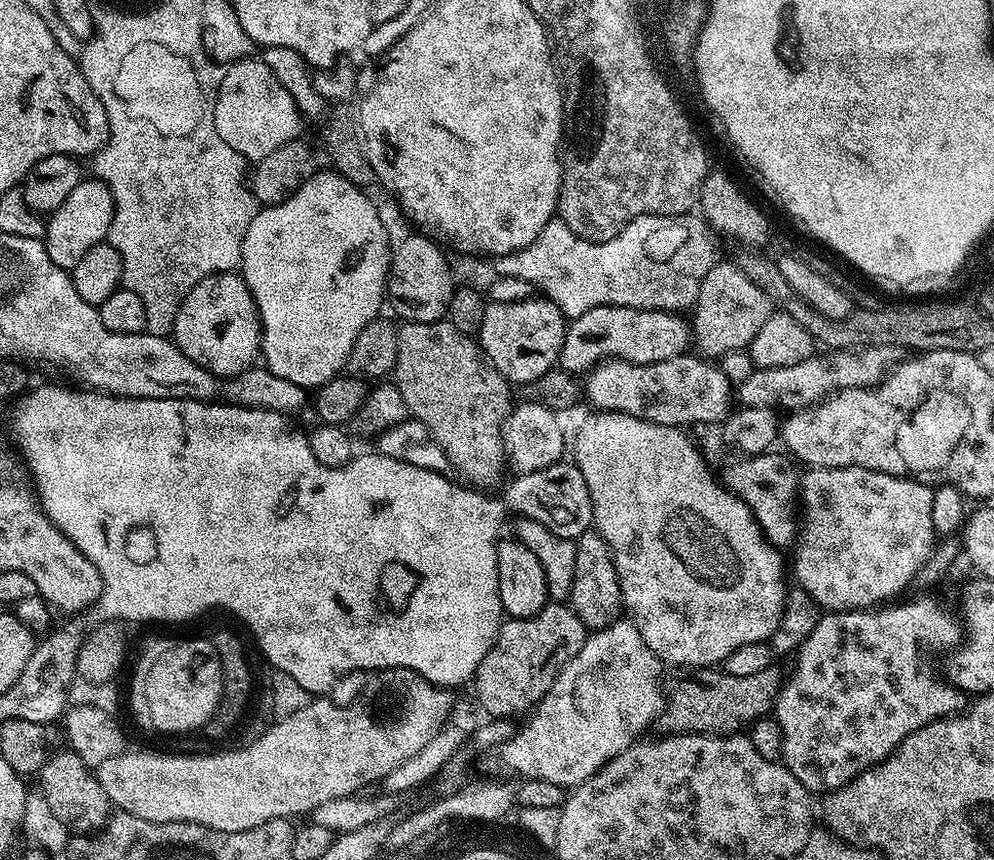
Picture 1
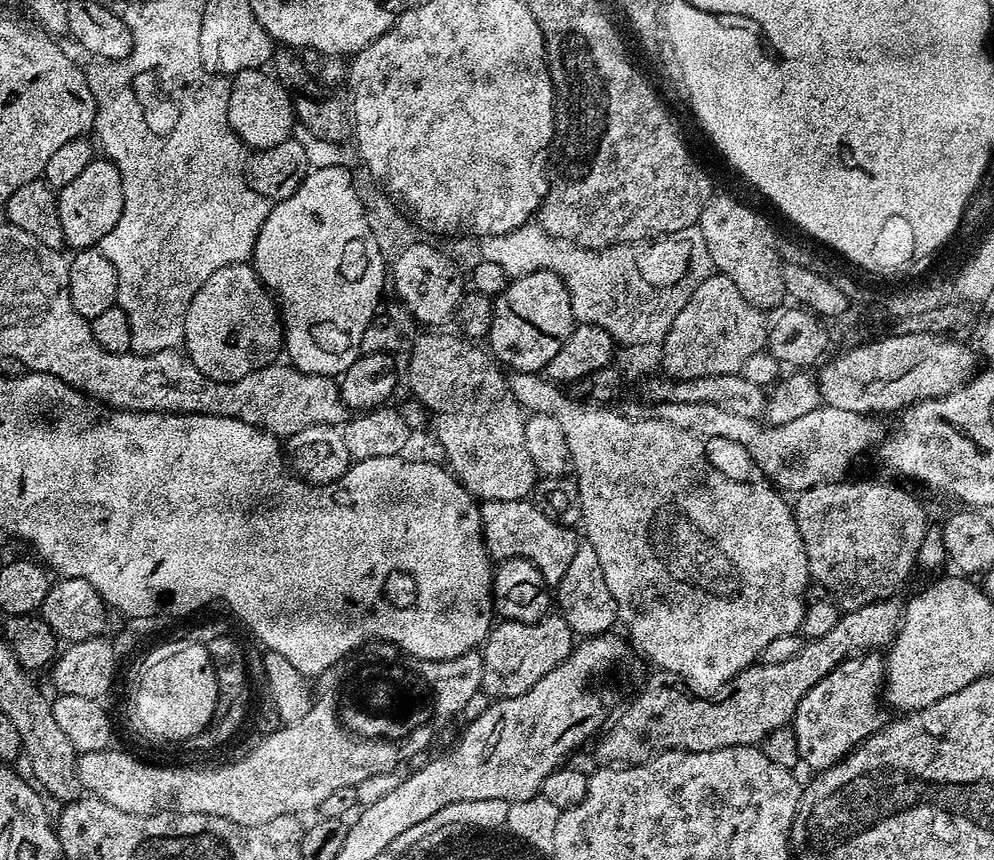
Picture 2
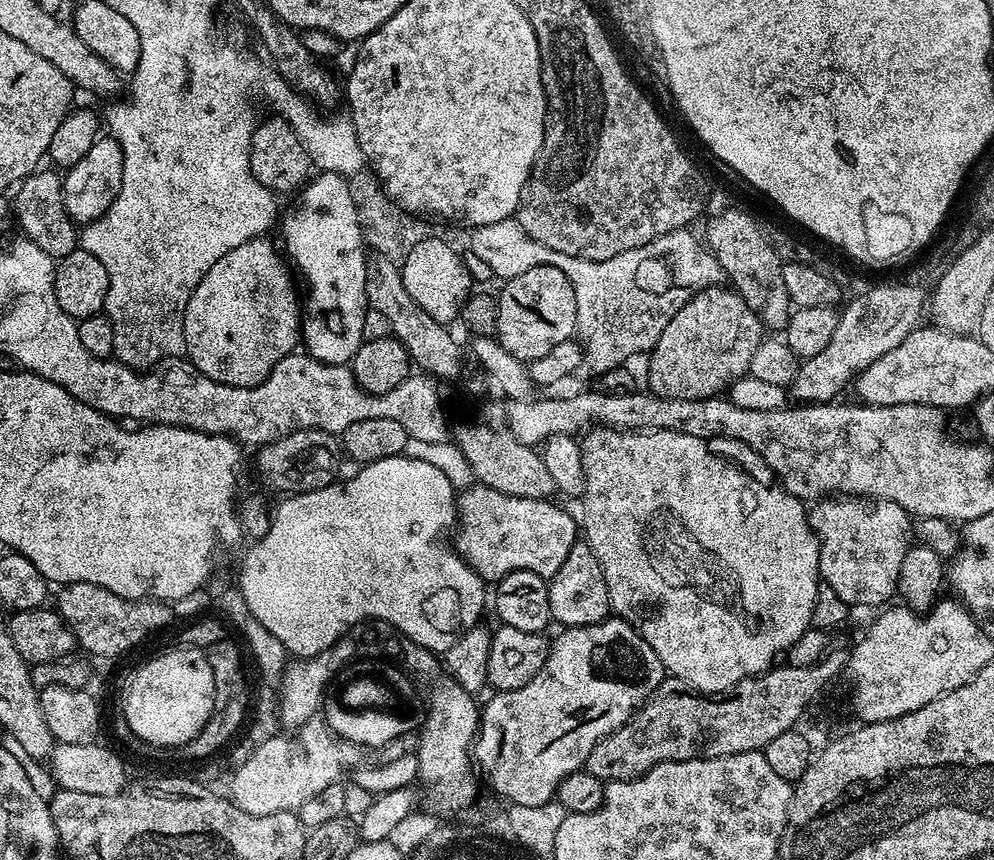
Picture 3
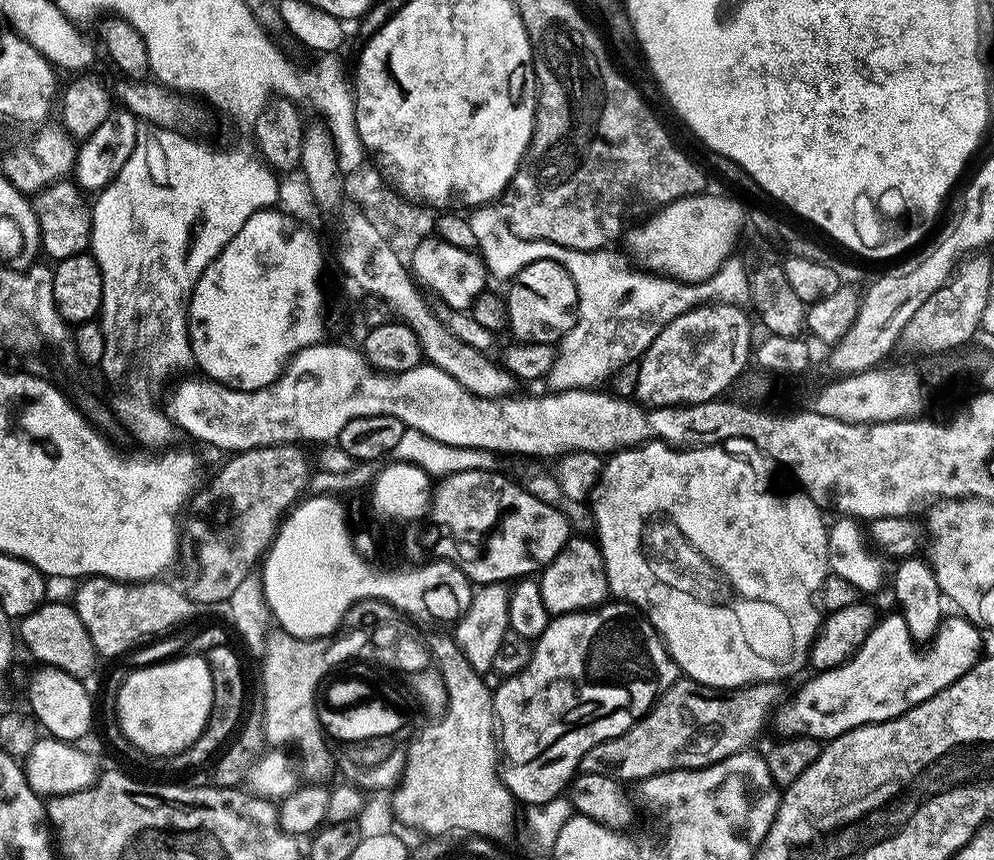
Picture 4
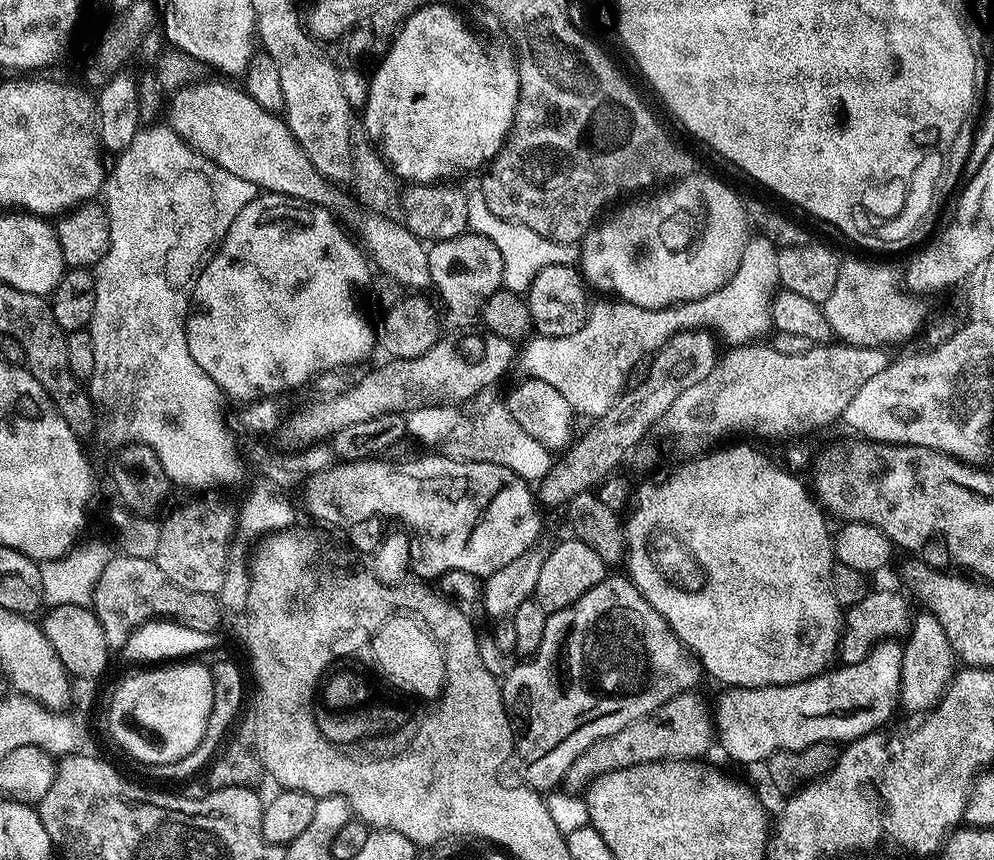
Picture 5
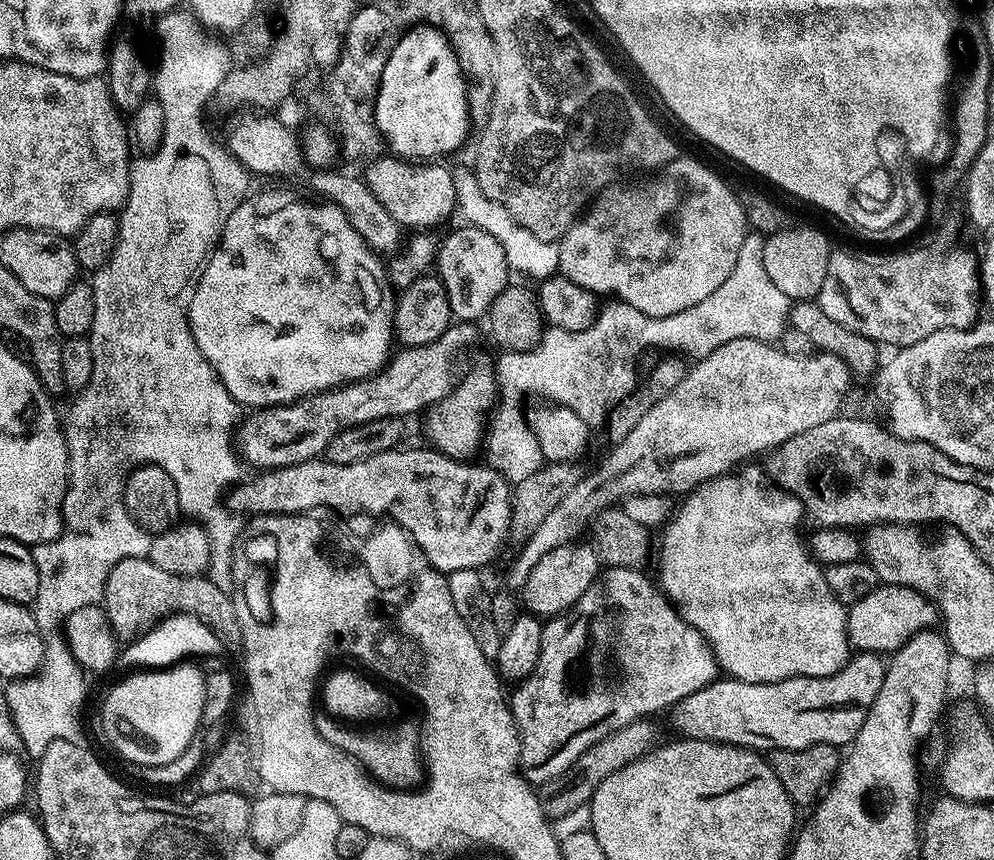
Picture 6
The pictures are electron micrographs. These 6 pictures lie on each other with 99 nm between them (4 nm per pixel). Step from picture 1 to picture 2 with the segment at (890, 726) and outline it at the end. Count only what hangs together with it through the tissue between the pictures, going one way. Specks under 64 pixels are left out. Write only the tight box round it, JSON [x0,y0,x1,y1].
[790,654,886,770]

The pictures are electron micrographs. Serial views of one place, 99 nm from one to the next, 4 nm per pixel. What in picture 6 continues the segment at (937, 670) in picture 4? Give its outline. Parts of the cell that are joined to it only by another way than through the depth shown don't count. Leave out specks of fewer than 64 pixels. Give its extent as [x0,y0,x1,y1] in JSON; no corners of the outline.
[671,652,886,750]

